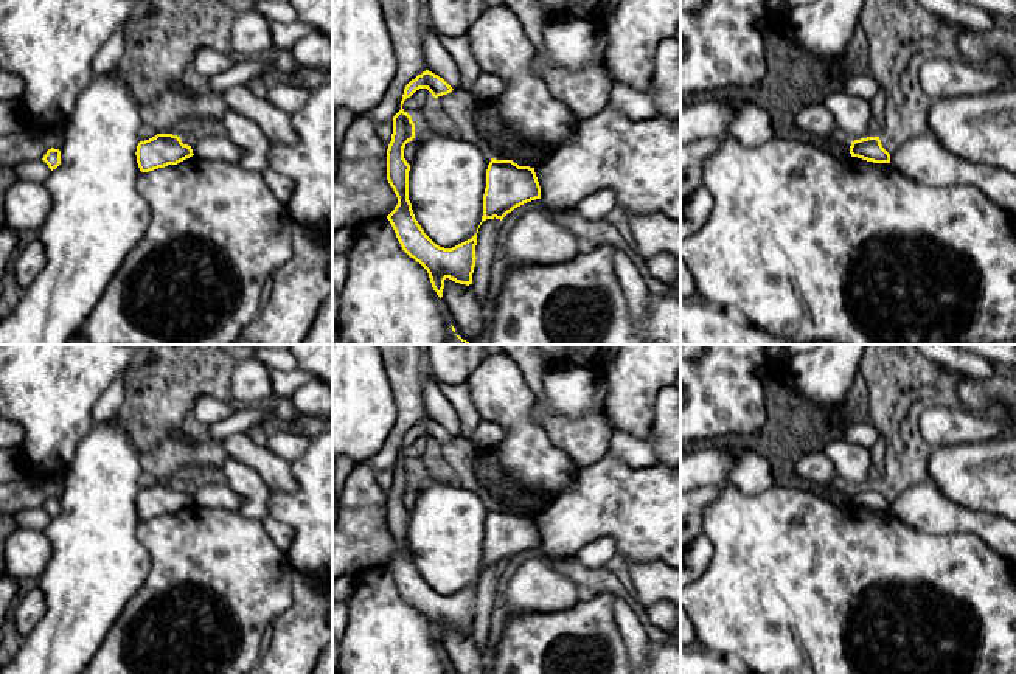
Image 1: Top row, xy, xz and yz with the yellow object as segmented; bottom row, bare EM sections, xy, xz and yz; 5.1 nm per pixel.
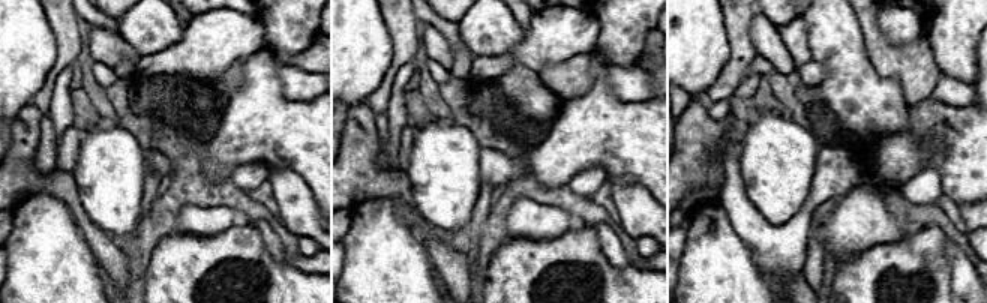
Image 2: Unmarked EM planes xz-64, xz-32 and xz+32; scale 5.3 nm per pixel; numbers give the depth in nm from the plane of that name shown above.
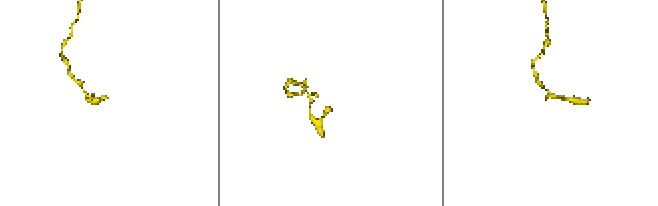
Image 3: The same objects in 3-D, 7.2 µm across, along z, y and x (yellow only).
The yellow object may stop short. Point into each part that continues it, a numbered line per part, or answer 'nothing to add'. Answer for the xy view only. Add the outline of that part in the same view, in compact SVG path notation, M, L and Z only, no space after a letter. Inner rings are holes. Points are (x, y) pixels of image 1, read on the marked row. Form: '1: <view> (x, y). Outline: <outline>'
nothing to add

